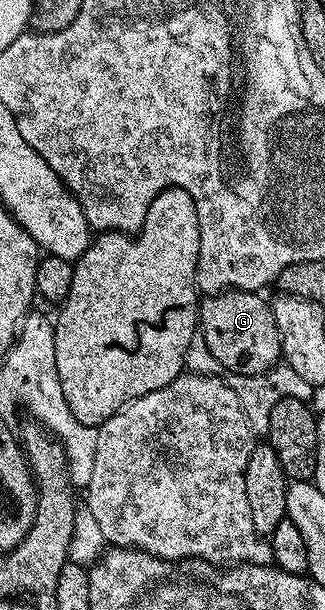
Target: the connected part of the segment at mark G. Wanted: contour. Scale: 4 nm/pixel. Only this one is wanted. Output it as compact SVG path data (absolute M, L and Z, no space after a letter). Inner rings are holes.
M225 289L199 302L198 332L205 339L220 370L246 377L262 377L280 364L283 348L270 304L250 289Z

